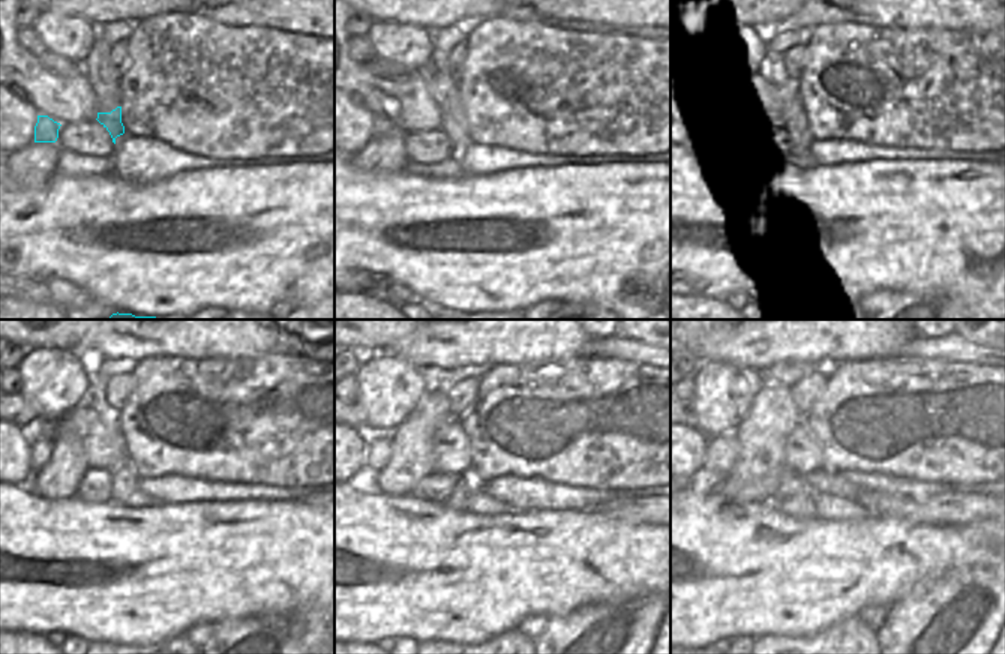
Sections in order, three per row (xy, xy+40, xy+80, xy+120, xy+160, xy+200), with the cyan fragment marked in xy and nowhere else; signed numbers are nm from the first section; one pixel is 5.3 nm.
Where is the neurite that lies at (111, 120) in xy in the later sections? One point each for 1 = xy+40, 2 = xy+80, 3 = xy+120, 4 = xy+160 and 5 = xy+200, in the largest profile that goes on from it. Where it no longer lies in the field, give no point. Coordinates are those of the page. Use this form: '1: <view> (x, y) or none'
1: xy+40 (453, 122)
2: xy+80 (792, 131)
3: xy+120 (125, 480)
4: xy+160 (465, 485)
5: xy+200 (801, 507)

